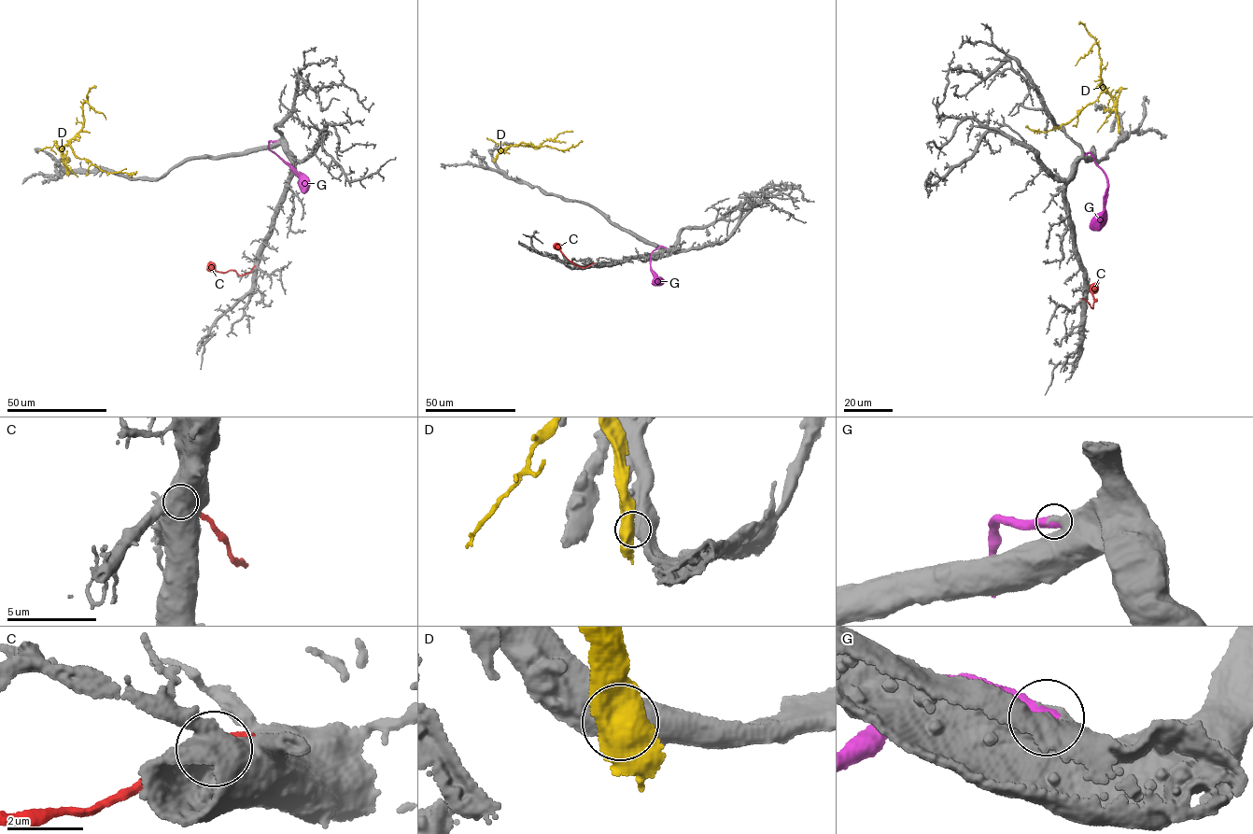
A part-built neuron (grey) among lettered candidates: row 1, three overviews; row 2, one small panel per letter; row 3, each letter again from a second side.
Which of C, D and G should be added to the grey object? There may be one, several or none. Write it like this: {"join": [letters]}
{"join": ["G"]}

